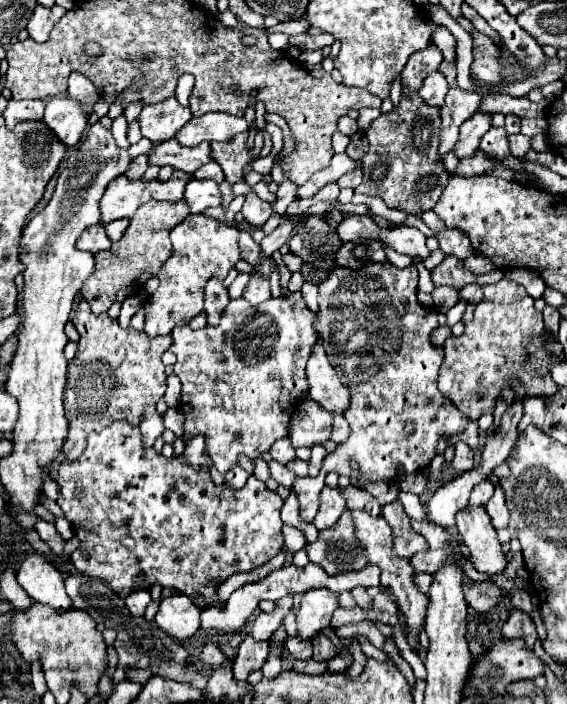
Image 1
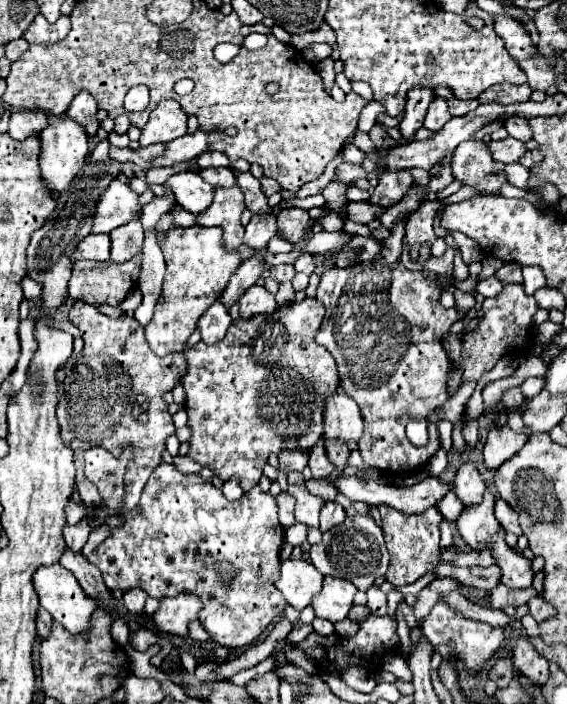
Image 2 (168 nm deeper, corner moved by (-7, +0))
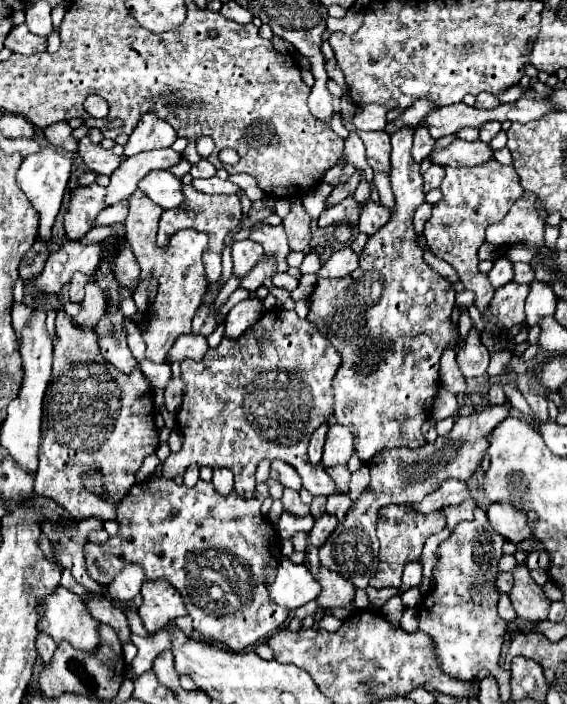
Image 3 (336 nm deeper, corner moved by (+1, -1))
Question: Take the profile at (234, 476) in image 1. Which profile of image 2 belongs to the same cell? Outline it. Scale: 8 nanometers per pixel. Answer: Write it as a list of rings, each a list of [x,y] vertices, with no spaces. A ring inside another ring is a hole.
[[[231,477],[229,481],[225,481],[223,487],[221,487],[221,491],[223,491],[223,495],[225,495],[229,501],[235,501],[235,499],[239,499],[239,497],[243,495],[243,489],[239,487],[237,477]]]

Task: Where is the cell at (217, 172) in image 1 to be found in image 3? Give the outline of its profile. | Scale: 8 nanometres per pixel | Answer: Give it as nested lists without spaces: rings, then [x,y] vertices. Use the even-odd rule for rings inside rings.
[[[213,176],[213,178],[195,178],[193,186],[201,192],[207,192],[207,194],[237,194],[237,190],[239,190],[239,186],[233,184],[231,180],[221,180],[217,176]]]

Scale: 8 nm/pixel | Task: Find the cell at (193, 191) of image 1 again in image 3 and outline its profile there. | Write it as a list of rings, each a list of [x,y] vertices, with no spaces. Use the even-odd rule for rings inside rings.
[[[155,170],[149,172],[141,182],[139,188],[153,200],[157,202],[161,208],[169,210],[169,208],[179,208],[185,200],[183,196],[183,182],[173,176],[167,170]]]

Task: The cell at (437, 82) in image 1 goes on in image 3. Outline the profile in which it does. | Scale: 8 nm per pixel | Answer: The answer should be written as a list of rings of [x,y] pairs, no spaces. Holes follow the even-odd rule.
[[[425,124],[417,126],[415,130],[415,142],[413,142],[413,158],[415,162],[421,162],[435,146],[435,140],[429,134],[429,128]]]

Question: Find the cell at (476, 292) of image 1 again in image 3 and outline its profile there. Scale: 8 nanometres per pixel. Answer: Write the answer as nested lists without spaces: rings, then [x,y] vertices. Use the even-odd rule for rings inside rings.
[[[497,258],[491,272],[487,274],[487,278],[489,278],[489,284],[493,288],[505,286],[507,282],[513,280],[513,264],[507,258]]]

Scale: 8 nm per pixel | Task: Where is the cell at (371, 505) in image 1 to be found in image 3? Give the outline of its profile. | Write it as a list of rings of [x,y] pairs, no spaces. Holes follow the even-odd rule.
[[[335,494],[335,496],[329,496],[327,498],[327,512],[337,516],[339,520],[345,520],[349,508],[351,508],[351,498],[347,494]]]

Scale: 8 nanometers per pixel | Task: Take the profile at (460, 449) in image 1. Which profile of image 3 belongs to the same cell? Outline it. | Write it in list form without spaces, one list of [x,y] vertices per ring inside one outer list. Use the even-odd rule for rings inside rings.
[[[467,502],[457,504],[457,506],[447,506],[447,508],[443,508],[443,512],[447,516],[447,528],[451,528],[451,530],[453,530],[453,526],[457,526],[457,522],[473,518],[473,512],[467,506]]]

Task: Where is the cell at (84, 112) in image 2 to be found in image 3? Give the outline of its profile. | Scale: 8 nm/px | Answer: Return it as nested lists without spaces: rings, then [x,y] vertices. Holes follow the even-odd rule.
[[[65,120],[47,126],[45,136],[53,146],[59,146],[65,152],[77,152],[79,148],[79,140],[73,138],[73,128]]]

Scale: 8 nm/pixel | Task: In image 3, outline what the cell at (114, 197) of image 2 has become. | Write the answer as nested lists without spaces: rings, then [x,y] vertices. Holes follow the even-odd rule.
[[[99,184],[81,186],[73,192],[69,212],[65,214],[65,236],[81,240],[93,226],[101,210],[105,210],[105,188]]]

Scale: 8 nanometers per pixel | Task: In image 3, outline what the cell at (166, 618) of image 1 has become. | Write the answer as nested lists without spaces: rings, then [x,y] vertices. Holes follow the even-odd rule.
[[[165,580],[145,582],[141,588],[141,596],[143,606],[139,608],[139,616],[149,634],[161,630],[165,622],[171,622],[173,618],[187,614],[181,594]]]

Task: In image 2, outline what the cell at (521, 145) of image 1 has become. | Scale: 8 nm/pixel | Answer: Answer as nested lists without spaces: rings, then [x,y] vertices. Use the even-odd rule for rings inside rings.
[[[507,137],[503,141],[489,141],[487,145],[493,161],[499,161],[499,163],[517,163],[521,155],[527,151],[525,145],[513,137]]]

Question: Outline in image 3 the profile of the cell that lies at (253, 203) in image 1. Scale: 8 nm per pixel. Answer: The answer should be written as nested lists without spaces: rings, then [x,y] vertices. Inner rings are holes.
[[[247,238],[243,242],[235,242],[231,248],[231,254],[233,254],[233,274],[245,276],[263,256],[263,246]]]

